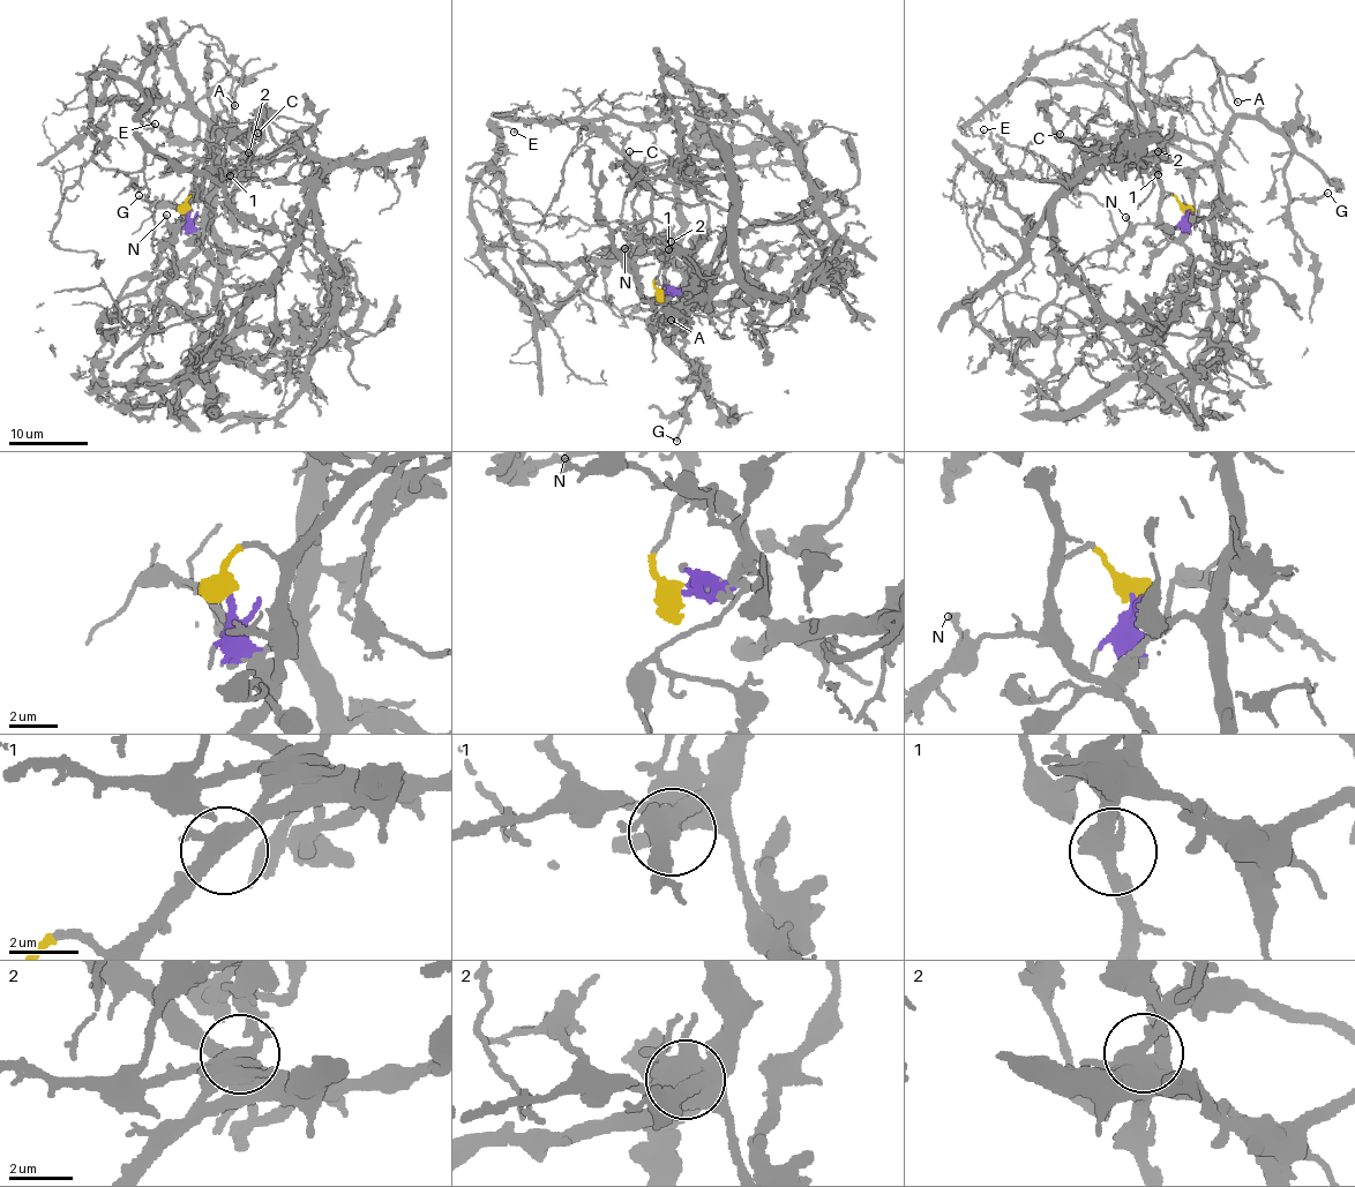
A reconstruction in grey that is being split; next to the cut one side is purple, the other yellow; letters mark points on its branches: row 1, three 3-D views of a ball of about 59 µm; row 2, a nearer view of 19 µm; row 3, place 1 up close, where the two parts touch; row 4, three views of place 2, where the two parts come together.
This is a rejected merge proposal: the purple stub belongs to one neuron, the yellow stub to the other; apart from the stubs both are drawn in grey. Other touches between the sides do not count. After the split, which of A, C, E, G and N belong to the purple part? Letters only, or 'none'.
A, E, G

